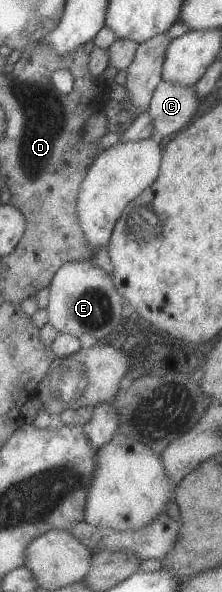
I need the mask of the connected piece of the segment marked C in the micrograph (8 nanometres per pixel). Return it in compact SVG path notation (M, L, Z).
M165 80L157 84L147 109L154 127L153 138L167 137L192 122L200 99L193 86Z

